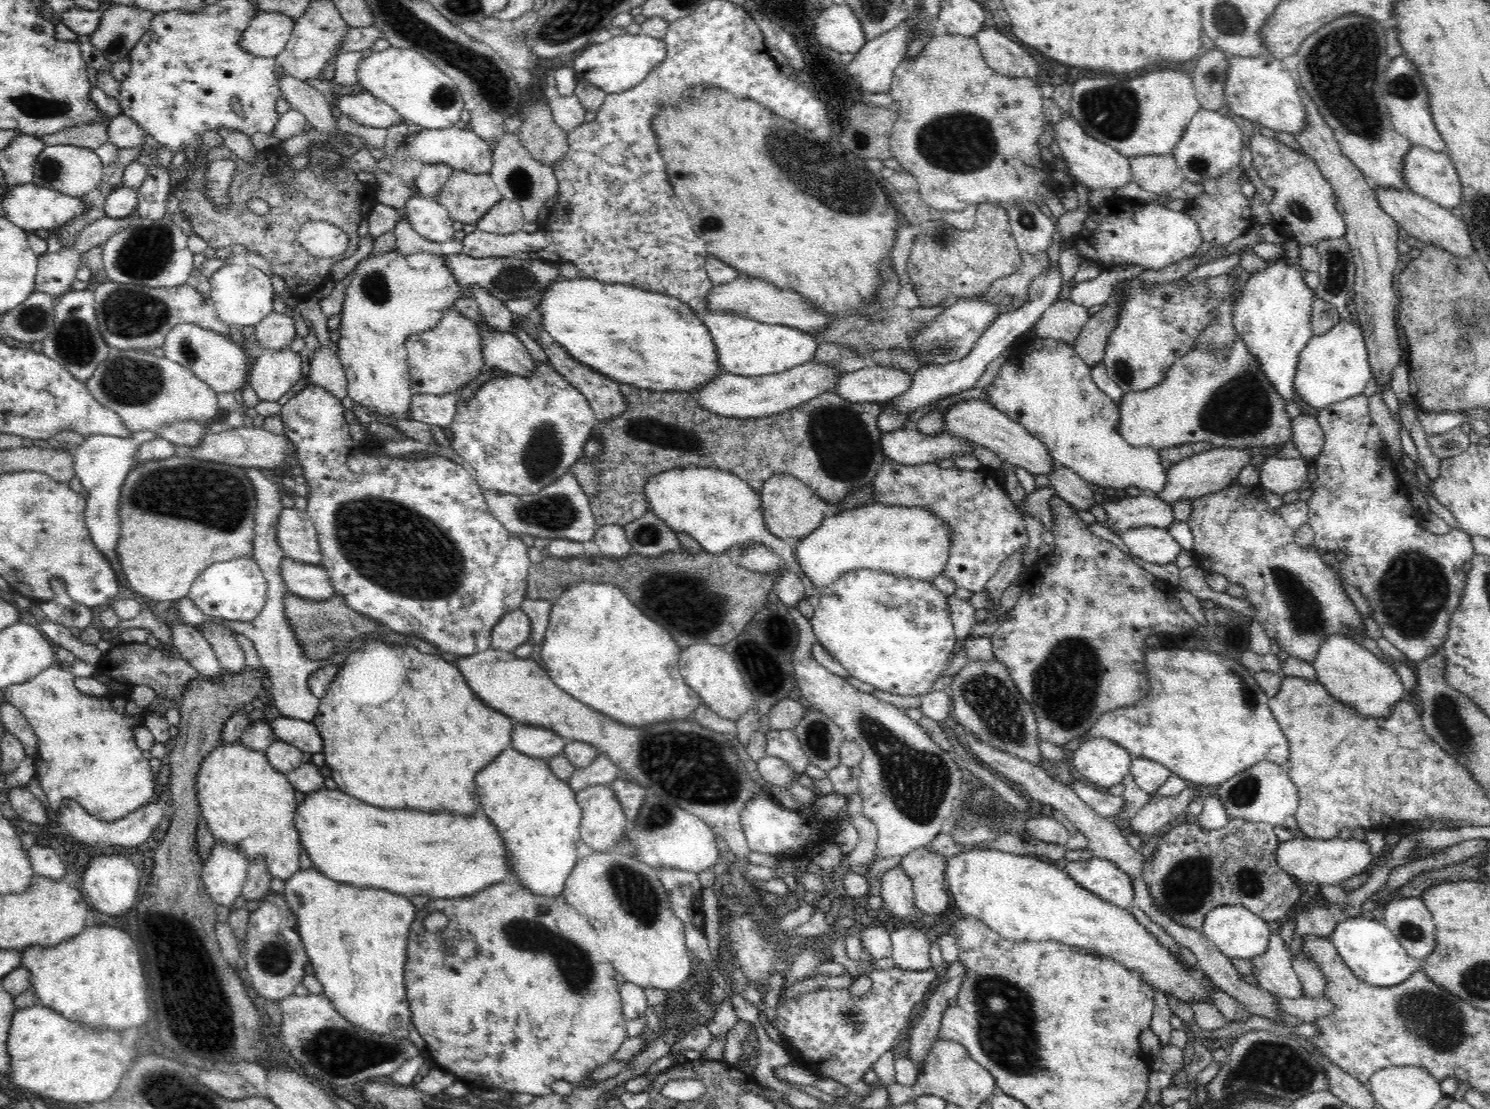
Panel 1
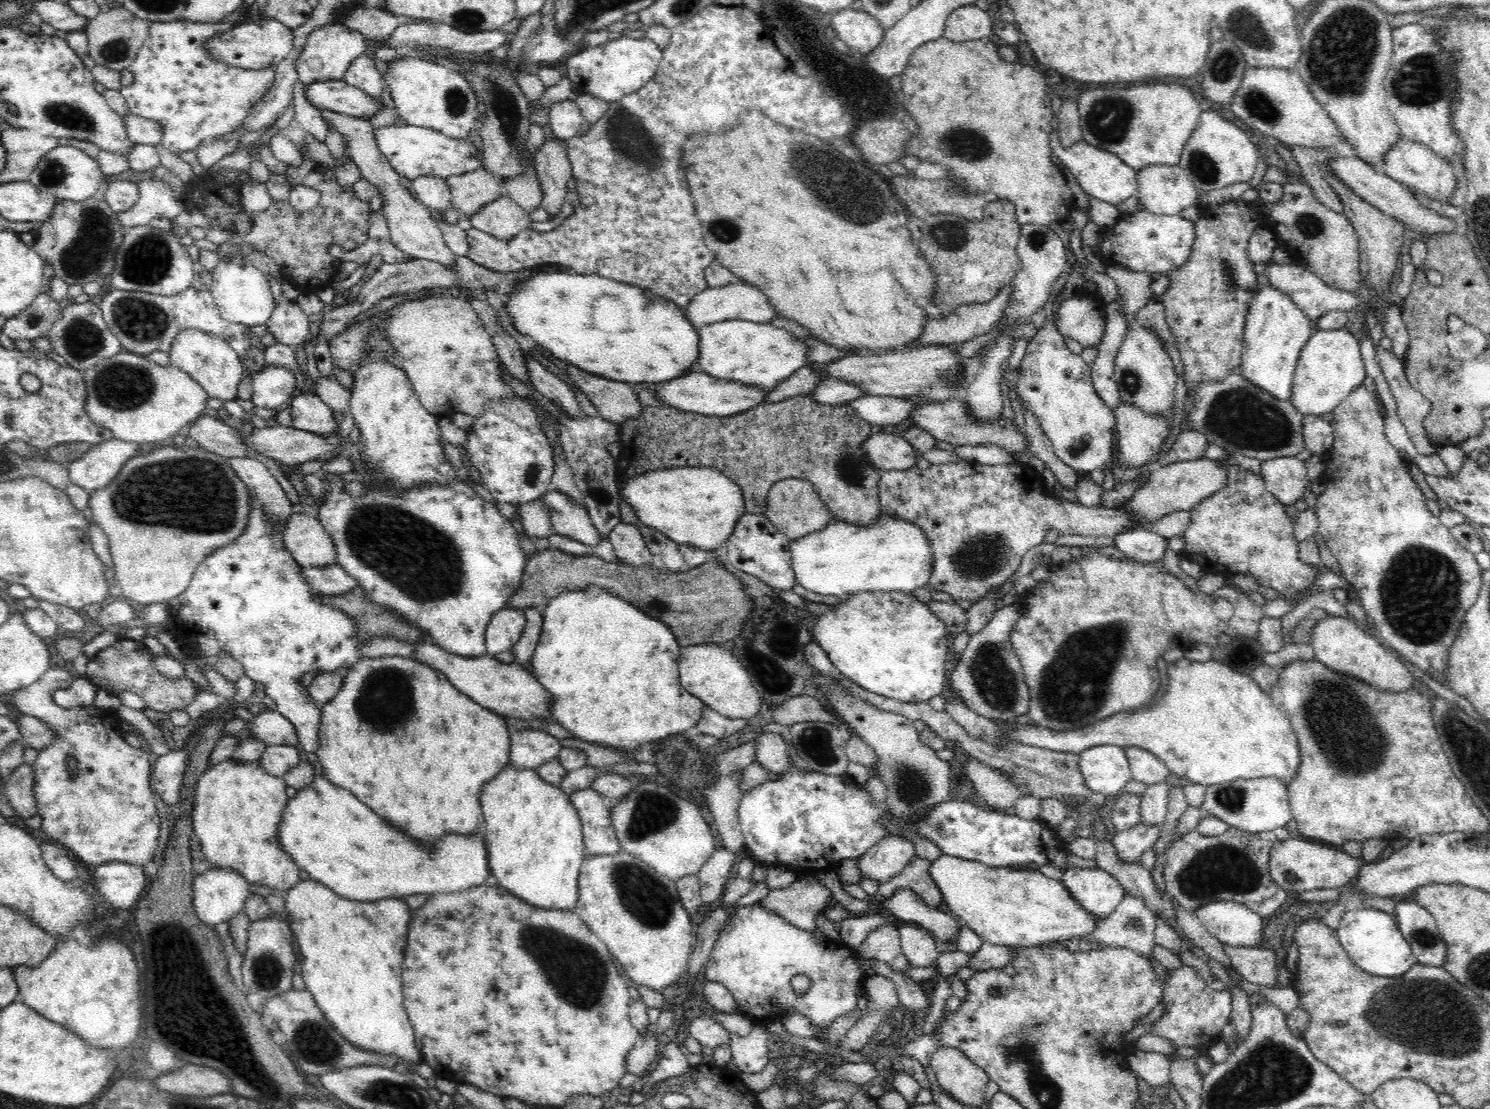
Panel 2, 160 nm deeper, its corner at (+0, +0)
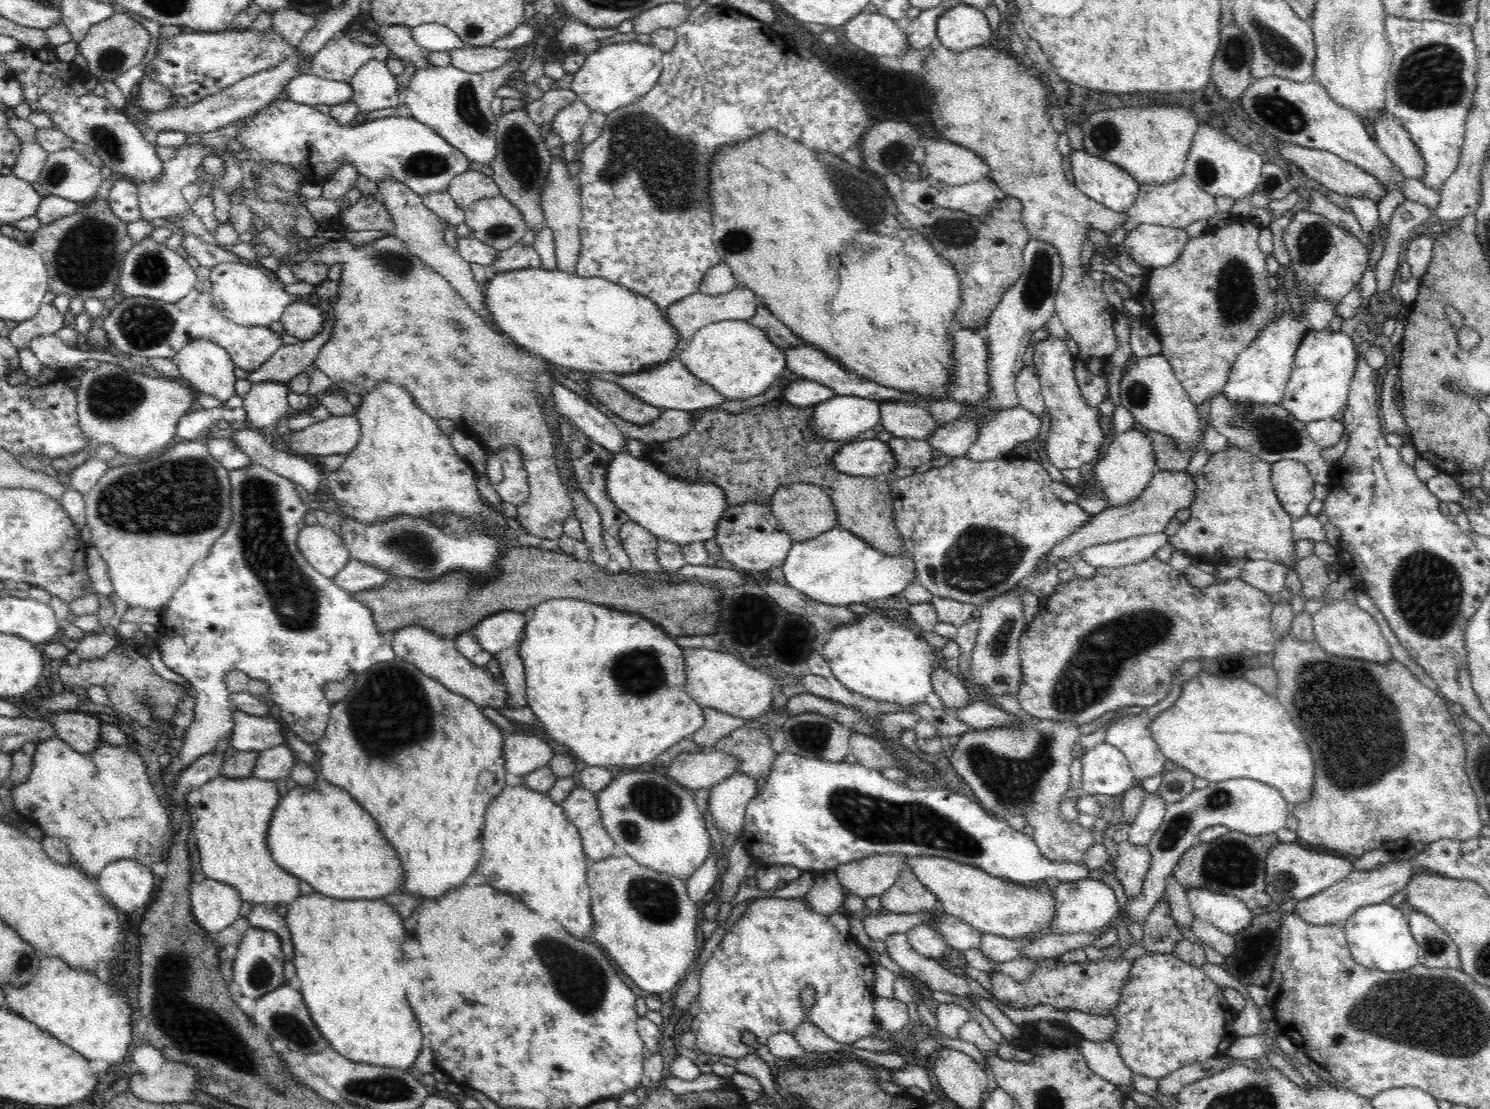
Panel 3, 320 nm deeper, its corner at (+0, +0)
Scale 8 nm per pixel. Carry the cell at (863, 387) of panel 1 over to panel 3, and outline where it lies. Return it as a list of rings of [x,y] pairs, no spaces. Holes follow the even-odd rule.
[[[798,378],[785,386],[782,398],[794,406],[812,407],[834,395],[831,388],[819,382]]]

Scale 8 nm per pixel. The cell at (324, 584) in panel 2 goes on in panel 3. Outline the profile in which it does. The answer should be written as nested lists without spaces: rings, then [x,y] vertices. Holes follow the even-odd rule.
[[[351,558],[349,564],[344,566],[334,578],[336,585],[348,589],[352,593],[364,592],[376,586],[382,586],[388,580],[394,580],[390,573]]]

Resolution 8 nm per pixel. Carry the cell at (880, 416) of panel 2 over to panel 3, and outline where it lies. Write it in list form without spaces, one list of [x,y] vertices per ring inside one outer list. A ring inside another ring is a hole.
[[[834,395],[813,407],[812,431],[828,441],[848,443],[881,424],[878,401]]]

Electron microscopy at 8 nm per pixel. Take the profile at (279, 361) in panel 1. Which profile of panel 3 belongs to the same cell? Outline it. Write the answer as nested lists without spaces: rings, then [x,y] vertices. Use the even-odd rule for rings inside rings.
[[[283,382],[252,384],[243,398],[247,423],[258,430],[272,430],[282,423],[290,410],[288,393],[289,387]]]

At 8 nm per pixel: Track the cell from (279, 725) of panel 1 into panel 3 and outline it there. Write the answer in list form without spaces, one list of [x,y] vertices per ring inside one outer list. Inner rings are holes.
[[[232,707],[234,726],[229,744],[238,752],[262,751],[284,742],[283,721],[274,713],[254,716]]]

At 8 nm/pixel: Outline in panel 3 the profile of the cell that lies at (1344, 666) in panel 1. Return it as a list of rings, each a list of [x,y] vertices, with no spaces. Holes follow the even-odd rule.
[[[1345,599],[1326,603],[1316,611],[1313,614],[1313,631],[1316,641],[1328,655],[1334,654],[1382,664],[1394,659],[1378,622],[1367,611],[1356,604],[1349,604]]]

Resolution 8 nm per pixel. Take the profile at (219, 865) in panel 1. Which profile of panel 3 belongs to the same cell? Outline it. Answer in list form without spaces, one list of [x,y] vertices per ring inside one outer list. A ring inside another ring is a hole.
[[[206,878],[191,884],[192,915],[210,935],[225,930],[240,918],[242,900],[233,887]]]

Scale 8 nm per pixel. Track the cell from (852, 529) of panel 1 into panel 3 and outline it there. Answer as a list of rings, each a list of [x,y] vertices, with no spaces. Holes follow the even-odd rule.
[[[840,526],[827,530],[824,534],[806,540],[804,542],[793,541],[792,549],[788,552],[784,566],[781,567],[788,586],[806,594],[818,602],[824,604],[836,604],[836,606],[849,606],[850,604],[863,604],[868,600],[882,600],[892,597],[904,590],[916,577],[916,563],[912,555],[905,552],[902,557],[888,557],[864,542],[860,537],[852,534]]]

